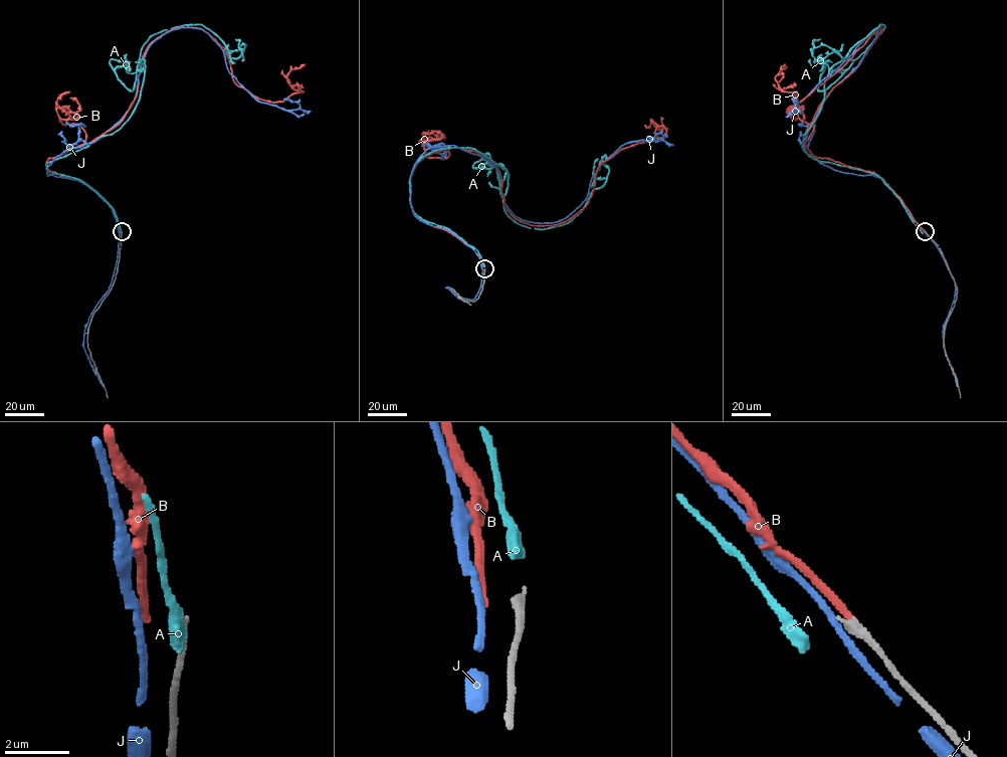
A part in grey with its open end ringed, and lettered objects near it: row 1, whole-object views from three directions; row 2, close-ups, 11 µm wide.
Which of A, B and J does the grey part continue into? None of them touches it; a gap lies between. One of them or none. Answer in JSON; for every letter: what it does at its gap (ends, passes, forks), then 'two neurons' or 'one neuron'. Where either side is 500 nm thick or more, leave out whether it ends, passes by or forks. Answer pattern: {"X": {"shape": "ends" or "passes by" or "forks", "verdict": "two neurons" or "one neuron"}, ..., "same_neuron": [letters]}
{"A": {"shape": "ends", "verdict": "two neurons"}, "B": {"shape": "ends", "verdict": "two neurons"}, "J": {"shape": "passes by", "verdict": "two neurons"}, "same_neuron": []}

